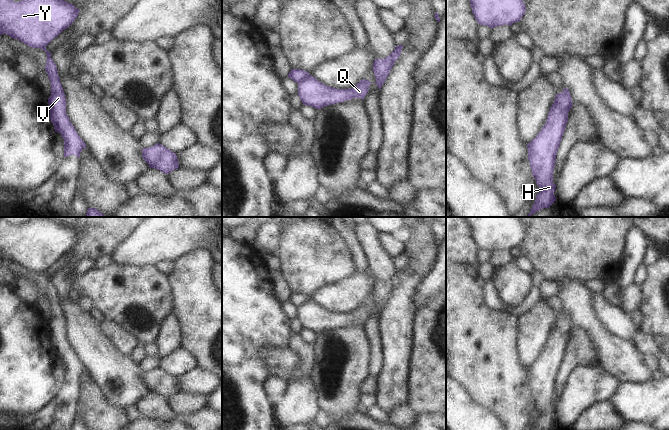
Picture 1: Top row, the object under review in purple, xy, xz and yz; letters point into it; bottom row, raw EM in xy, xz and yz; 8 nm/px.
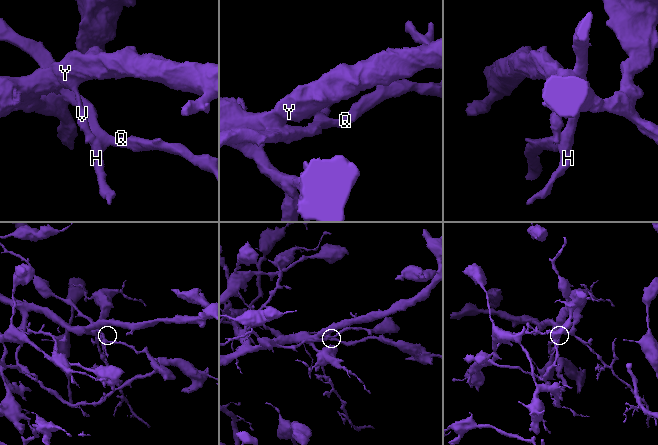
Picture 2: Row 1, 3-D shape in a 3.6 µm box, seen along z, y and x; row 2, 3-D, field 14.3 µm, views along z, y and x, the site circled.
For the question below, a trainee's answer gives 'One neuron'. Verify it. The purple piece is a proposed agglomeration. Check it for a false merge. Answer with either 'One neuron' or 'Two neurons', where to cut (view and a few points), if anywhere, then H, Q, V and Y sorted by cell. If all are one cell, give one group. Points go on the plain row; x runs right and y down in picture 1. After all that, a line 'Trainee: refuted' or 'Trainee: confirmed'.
Two neurons. Split along xz (309, 298), (297, 306). Groups: H Q / V Y
Trainee: refuted

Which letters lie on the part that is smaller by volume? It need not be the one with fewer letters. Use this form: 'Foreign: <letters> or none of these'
Foreign: H, Q

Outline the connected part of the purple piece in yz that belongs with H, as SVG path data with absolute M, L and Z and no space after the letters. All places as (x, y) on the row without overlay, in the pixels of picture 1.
M567 312L556 318L550 331L546 347L538 359L530 366L528 384L536 408L541 413L533 430L551 430L555 425L556 409L553 407L553 394L556 378L568 346L572 323Z

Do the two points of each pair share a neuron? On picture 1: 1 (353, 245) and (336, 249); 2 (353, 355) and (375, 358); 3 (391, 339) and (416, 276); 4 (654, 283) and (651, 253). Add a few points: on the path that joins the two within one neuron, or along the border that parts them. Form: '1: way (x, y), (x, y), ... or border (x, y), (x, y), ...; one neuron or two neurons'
1: border (333, 228), (345, 243), (356, 269); two neurons
2: border (363, 334), (369, 348), (368, 375); two neurons
3: way (395, 323), (404, 292); one neuron
4: border (658, 256), (646, 267); two neurons

